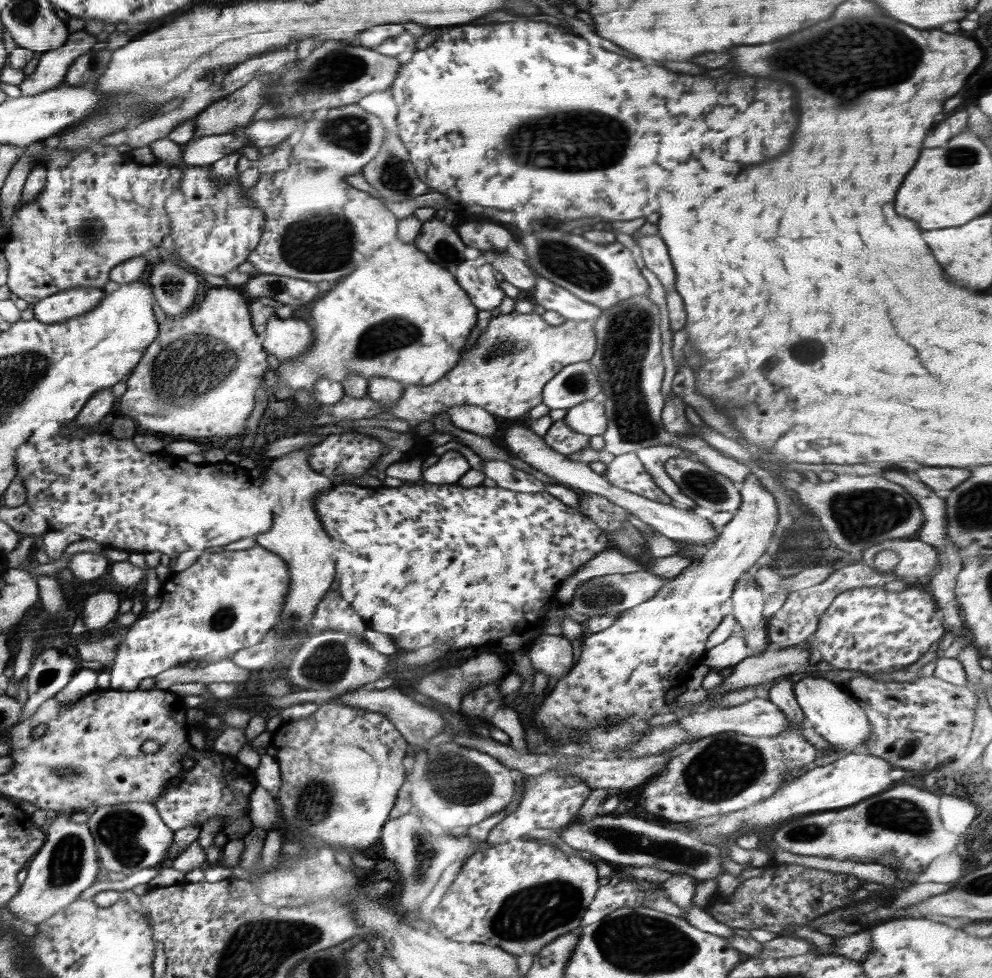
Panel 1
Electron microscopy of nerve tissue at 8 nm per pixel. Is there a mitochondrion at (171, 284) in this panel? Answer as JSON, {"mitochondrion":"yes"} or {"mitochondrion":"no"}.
{"mitochondrion":"yes"}

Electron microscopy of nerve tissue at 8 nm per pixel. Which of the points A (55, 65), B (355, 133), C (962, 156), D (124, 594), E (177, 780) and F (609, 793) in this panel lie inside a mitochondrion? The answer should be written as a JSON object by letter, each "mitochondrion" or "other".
{"A":"other","B":"mitochondrion","C":"mitochondrion","D":"other","E":"other","F":"other"}

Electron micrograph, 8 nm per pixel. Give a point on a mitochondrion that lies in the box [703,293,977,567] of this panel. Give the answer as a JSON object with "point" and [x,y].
{"point":[859,515]}

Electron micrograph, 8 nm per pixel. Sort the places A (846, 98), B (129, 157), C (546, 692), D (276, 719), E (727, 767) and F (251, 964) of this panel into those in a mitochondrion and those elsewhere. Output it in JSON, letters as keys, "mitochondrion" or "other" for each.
{"A":"mitochondrion","B":"other","C":"other","D":"other","E":"mitochondrion","F":"mitochondrion"}

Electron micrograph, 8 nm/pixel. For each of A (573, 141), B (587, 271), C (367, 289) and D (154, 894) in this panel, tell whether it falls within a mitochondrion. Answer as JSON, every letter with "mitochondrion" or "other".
{"A":"mitochondrion","B":"mitochondrion","C":"other","D":"other"}

